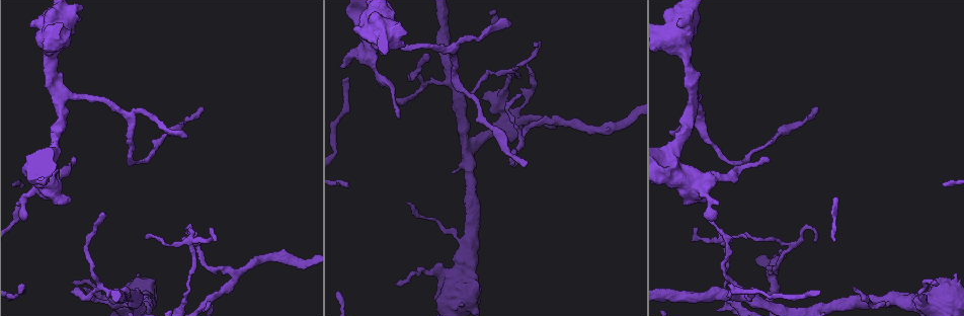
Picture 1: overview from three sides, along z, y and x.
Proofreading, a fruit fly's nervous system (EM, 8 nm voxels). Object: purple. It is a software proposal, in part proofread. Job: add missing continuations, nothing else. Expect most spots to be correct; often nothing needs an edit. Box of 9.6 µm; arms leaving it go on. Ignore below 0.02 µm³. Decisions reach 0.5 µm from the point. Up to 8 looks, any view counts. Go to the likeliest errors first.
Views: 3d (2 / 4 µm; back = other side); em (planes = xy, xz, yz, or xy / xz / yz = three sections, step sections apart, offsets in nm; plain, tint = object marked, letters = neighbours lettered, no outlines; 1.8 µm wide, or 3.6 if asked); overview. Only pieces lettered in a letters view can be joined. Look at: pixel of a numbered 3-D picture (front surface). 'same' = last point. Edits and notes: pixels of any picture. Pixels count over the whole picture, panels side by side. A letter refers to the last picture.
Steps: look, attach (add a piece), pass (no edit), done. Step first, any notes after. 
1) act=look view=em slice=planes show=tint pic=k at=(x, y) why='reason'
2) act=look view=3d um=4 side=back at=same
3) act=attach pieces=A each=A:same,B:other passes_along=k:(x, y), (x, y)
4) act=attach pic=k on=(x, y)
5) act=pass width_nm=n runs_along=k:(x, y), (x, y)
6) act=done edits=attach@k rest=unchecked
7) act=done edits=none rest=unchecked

act=look view=em um=3.6 slice=planes show=letters pic=1 at=(662, 36) why='thick turns thin'

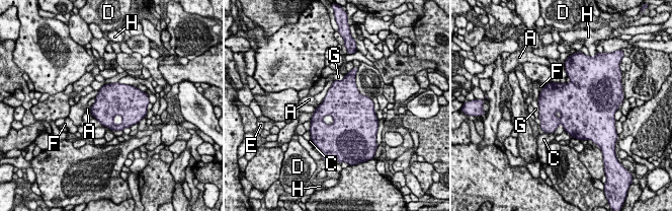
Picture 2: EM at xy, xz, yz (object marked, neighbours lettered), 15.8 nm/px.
act=pass width_nm=600 each=A:other,C:other,D:other,E:other,F:other,G:other,H:other found='no lettered piece goes on from it'

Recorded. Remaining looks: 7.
act=look view=3d um=4 pic=1 at=(27, 178) why='sharp bend'

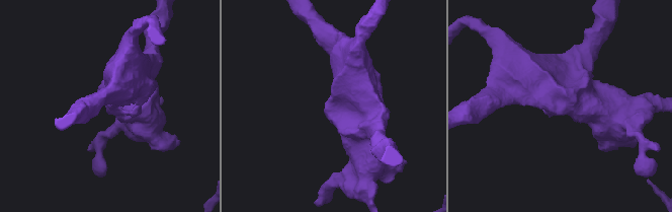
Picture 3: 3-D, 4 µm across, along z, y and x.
act=look view=em slice=planes show=plain pic=3 at=(340, 111) why='need the tissue'

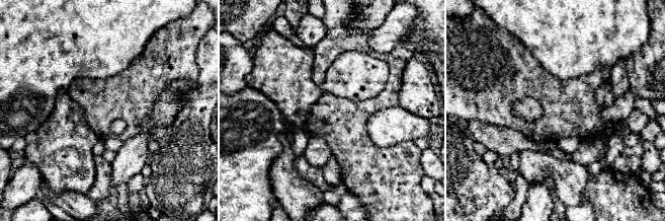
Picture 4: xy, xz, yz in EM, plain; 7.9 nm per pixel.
act=look view=em slice=planes show=letters at=same why='see the neighbours'

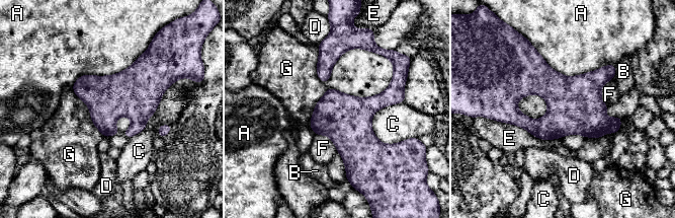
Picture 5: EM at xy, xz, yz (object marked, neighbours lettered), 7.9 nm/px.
act=pass each=A:other,B:other,C:other,D:other,E:other,F:other,G:other border=5:(327, 88), (316, 103), (309, 125) found='no lettered piece goes on from it'

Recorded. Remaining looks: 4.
act=look view=em slice=xy step=4 show=letters pic=1 at=(772, 274) why='side arm on a straight run'

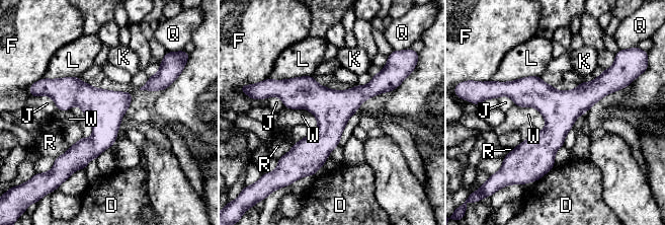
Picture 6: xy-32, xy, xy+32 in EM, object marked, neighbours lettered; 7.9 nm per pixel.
act=look view=em slice=planes show=letters at=same why='cut it another way'

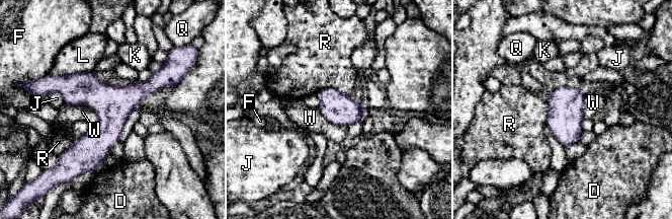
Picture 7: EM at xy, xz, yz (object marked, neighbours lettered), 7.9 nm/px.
act=pass each=D:other,F:other,J:other,K:other,L:other,Q:other,R:other,W:other border=7:(315, 93), (334, 87), (348, 95) found='no lettered piece goes on from it'

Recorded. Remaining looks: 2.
act=look view=3d um=4 side=back pic=1 at=(538, 45) why='branch stops here'

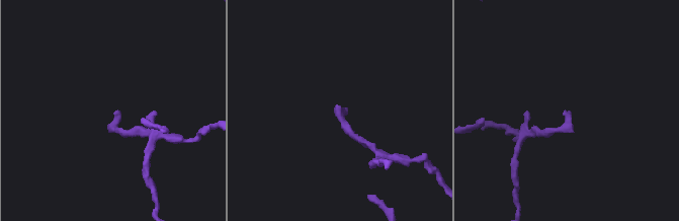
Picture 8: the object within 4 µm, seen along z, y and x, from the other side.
act=look view=em um=3.6 slice=planes show=letters pic=8 at=(341, 114) why='need the tissue'

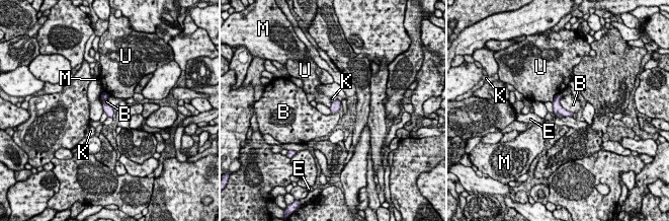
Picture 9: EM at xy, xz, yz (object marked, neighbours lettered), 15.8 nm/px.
act=pass width_nm=160 each=B:other,E:other,K:other,M:other,U:other border=9:(562, 96), (560, 103), (575, 113) found='none of them fits'

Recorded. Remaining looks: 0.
act=done edits=none rest=unchecked

